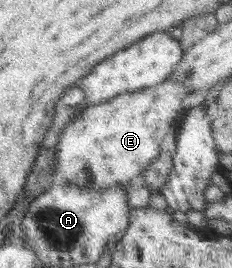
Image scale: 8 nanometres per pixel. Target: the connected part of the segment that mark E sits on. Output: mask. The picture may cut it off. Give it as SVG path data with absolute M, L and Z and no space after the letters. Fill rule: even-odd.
M167 78L161 84L119 94L106 103L88 105L74 121L71 121L61 131L54 160L55 174L57 173L58 176L63 174L67 180L65 184L76 184L81 188L95 188L98 191L118 184L131 186L132 182L140 179L143 170L159 156L161 140L168 135L171 122L175 124L183 117L185 107L181 107L181 100L190 92L191 90L174 78Z

